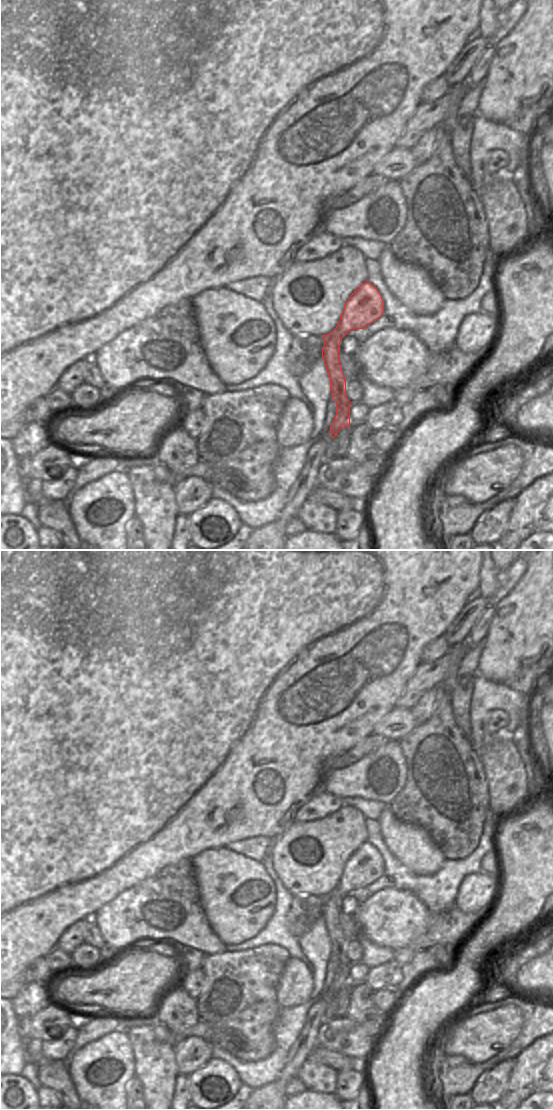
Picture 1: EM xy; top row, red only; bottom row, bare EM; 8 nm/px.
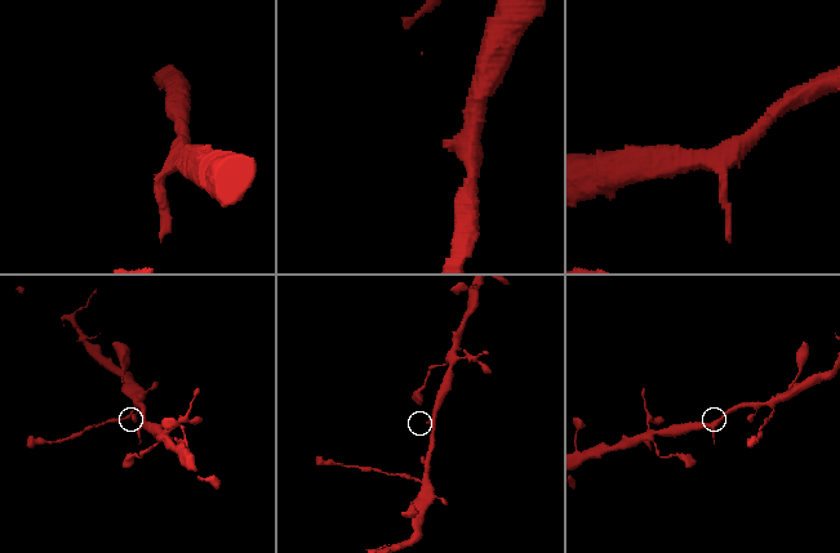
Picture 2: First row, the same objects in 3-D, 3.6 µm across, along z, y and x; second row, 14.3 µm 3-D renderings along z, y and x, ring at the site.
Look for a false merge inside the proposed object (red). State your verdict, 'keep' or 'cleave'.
keep

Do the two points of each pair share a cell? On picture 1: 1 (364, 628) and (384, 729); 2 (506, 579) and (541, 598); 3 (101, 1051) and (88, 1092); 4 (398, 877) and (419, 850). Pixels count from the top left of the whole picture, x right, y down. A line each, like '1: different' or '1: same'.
1: different
2: different
3: same
4: different

